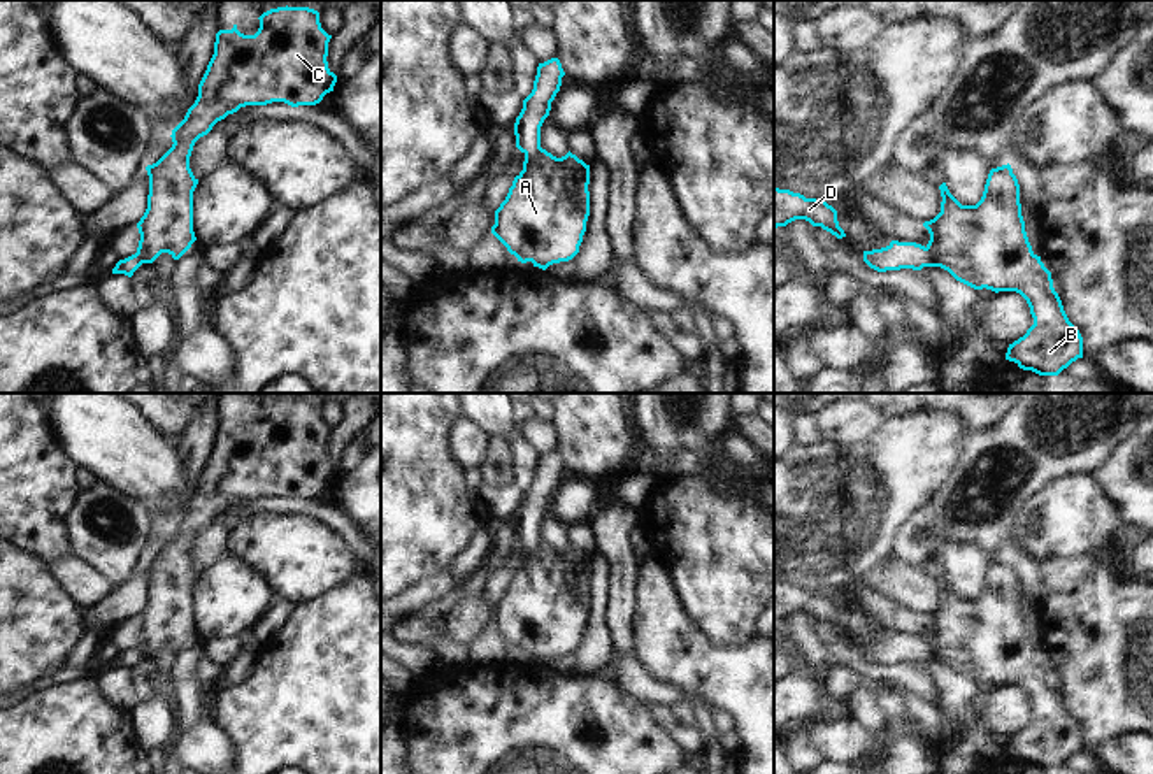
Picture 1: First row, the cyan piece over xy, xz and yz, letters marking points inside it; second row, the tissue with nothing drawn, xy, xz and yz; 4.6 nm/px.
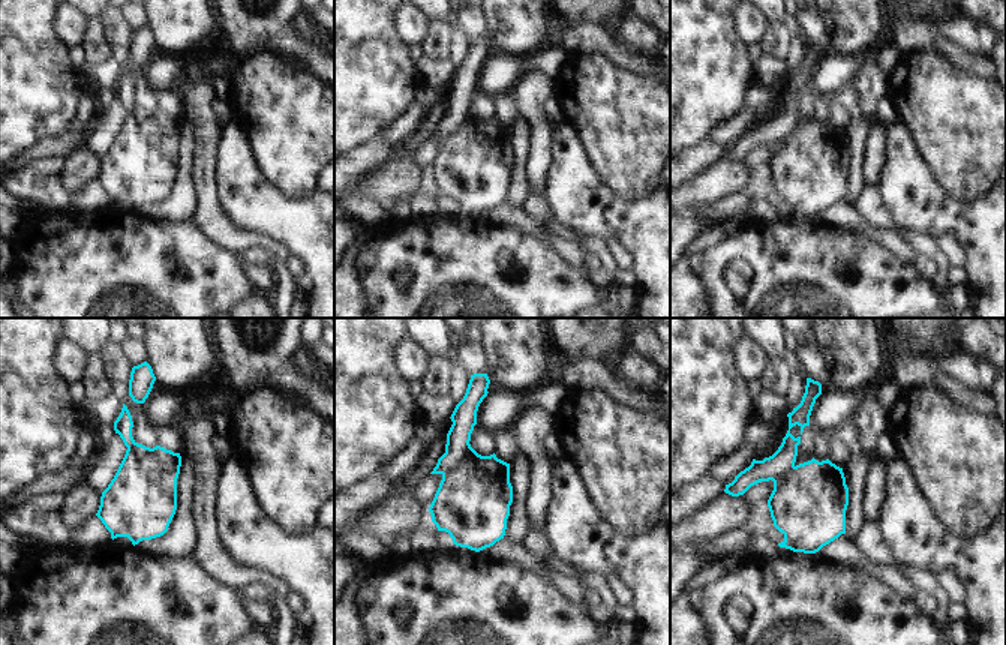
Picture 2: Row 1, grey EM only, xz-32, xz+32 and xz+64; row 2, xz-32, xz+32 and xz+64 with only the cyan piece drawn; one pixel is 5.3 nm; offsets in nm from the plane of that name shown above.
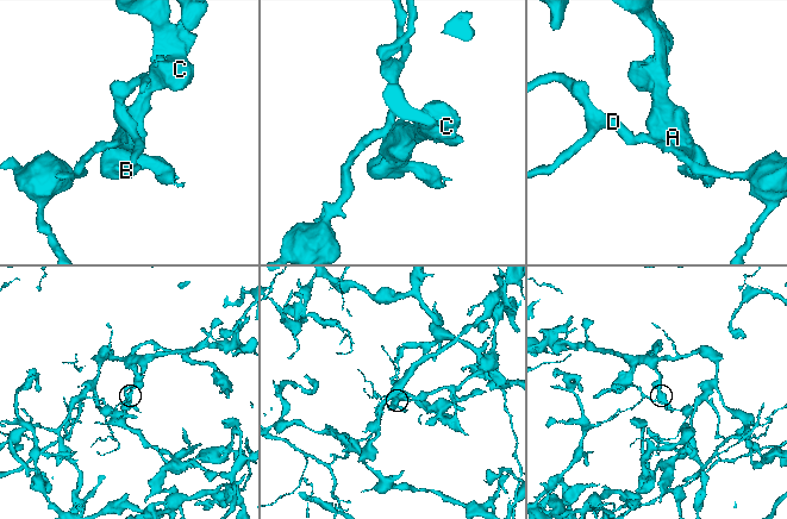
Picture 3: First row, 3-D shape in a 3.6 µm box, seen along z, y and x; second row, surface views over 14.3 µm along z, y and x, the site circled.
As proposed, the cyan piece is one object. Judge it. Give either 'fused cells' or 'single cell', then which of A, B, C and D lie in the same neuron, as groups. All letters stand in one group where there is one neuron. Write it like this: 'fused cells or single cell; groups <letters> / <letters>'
fused cells; groups A B C / D

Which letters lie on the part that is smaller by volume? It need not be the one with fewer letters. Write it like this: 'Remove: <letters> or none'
Remove: D

